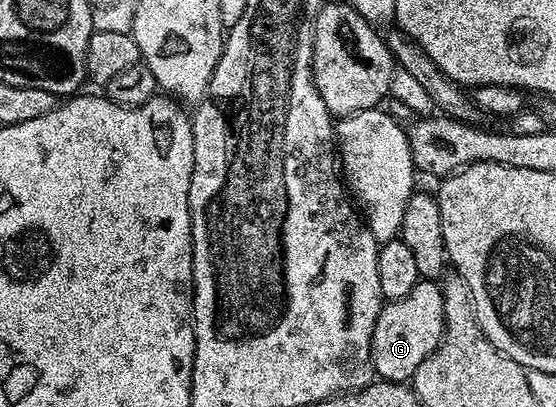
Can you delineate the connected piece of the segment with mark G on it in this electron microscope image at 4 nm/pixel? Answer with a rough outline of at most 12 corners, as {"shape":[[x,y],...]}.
{"shape":[[441,285],[382,303],[369,351],[383,380],[412,381],[441,345]]}

